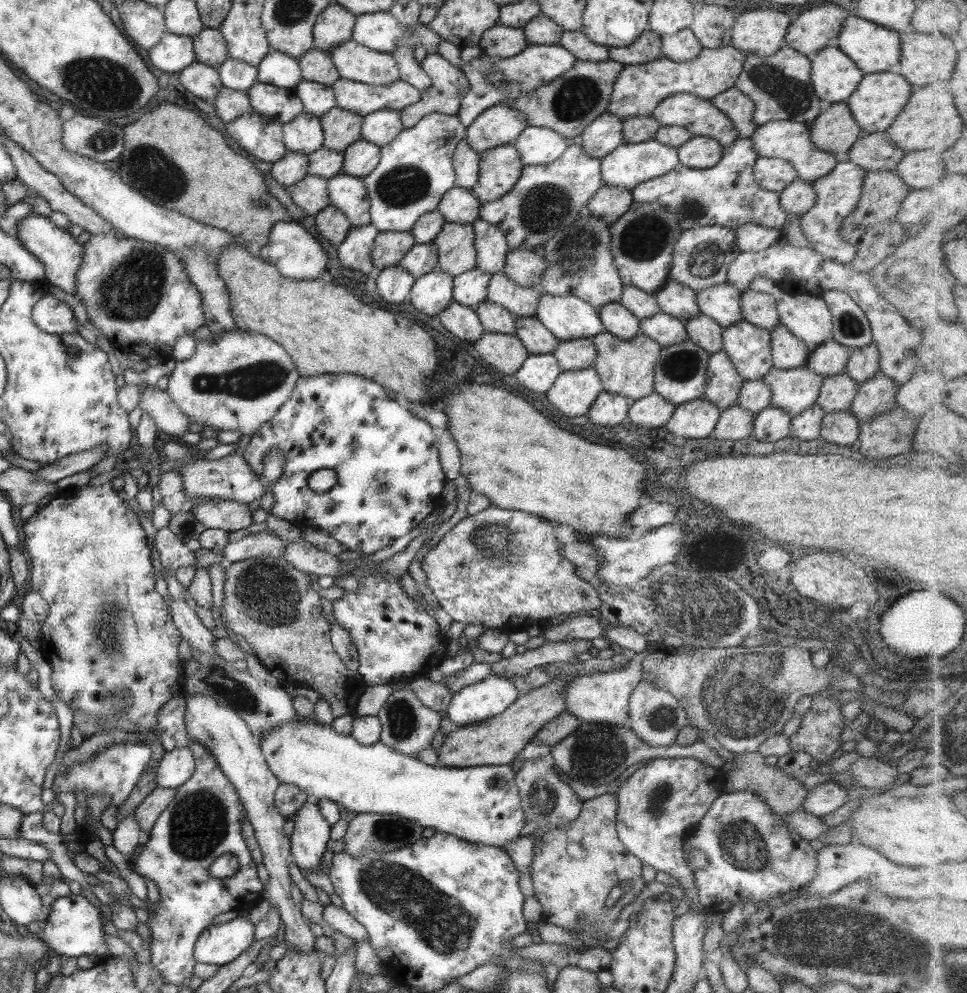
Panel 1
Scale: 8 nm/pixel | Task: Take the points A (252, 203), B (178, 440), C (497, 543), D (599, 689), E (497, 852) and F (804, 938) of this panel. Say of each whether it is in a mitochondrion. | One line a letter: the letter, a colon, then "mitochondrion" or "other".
A: mitochondrion
B: other
C: mitochondrion
D: other
E: other
F: mitochondrion

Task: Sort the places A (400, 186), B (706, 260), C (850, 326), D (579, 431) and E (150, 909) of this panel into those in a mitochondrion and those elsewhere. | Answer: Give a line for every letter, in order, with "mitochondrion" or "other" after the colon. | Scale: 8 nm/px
A: mitochondrion
B: mitochondrion
C: mitochondrion
D: other
E: other

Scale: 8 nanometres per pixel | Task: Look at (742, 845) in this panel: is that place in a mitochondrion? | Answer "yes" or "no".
yes

